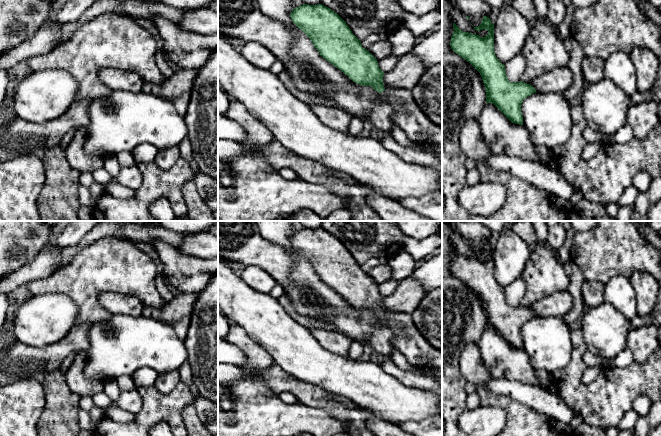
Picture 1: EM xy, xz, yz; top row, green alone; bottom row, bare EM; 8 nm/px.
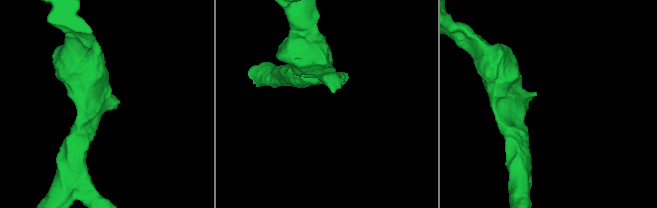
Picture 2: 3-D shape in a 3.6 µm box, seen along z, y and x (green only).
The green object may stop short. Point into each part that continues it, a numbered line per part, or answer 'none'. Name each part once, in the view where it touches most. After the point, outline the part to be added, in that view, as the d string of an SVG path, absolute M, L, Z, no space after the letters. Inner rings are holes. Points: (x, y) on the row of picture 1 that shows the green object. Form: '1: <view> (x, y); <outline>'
1: xz (408, 116); M385 89L380 93L379 101L394 108L395 124L413 143L430 146L442 161L442 127L435 125L421 111L411 90Z

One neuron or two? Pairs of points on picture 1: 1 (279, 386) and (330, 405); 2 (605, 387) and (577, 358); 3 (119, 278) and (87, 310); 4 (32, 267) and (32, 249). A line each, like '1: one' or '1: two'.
1: one
2: one
3: one
4: two

